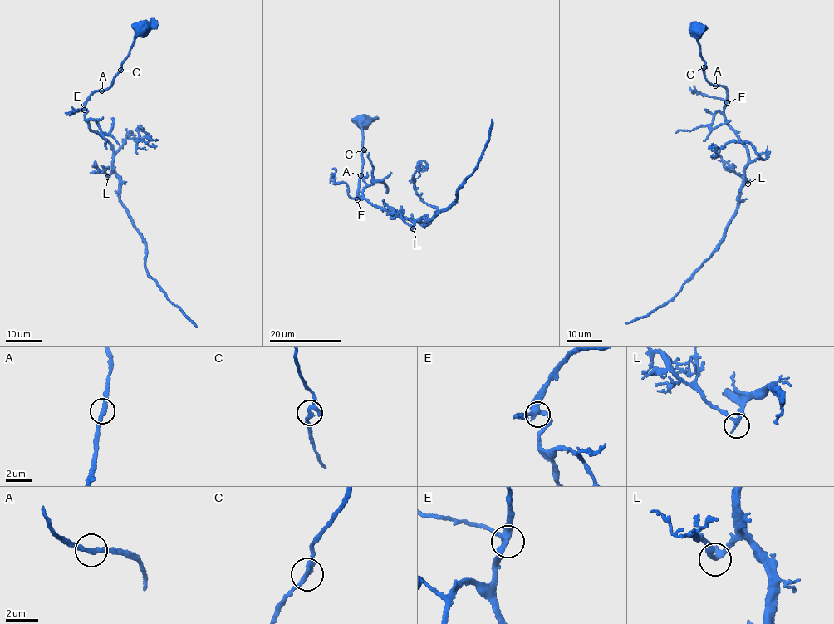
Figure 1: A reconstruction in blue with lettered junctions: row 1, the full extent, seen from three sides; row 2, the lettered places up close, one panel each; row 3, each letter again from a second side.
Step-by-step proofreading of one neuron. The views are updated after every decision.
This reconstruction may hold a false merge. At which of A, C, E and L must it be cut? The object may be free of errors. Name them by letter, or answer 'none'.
none

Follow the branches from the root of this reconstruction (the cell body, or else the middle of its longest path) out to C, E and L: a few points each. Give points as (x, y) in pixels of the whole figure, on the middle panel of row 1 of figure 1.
C: (363, 120), (364, 149)
E: (363, 120), (361, 127), (365, 150), (361, 156), (364, 161), (357, 199)
L: (363, 120), (361, 127), (365, 150), (356, 198), (410, 219), (414, 223), (413, 228)

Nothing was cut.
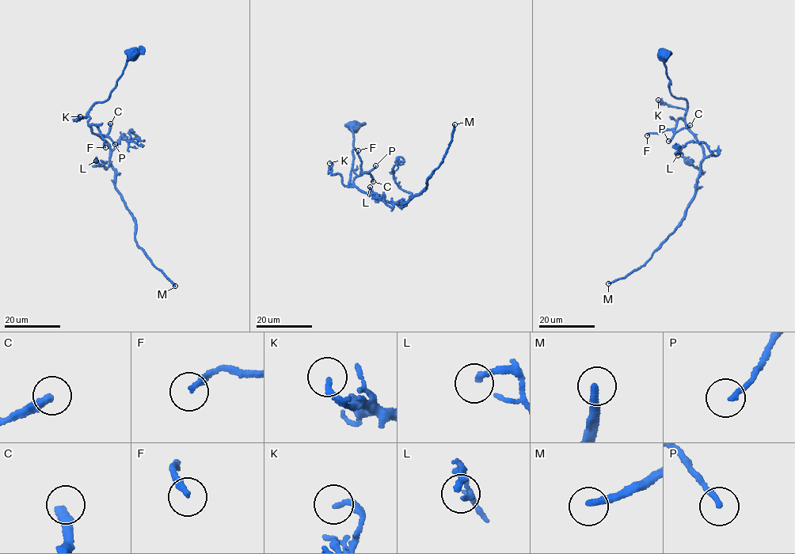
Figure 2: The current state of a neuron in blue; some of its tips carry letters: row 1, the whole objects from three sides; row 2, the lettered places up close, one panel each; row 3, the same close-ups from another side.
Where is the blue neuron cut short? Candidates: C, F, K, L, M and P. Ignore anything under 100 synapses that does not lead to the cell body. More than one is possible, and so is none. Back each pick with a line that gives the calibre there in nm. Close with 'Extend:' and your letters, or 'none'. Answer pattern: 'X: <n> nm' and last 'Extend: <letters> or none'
M: 260 nm
Extend: M

